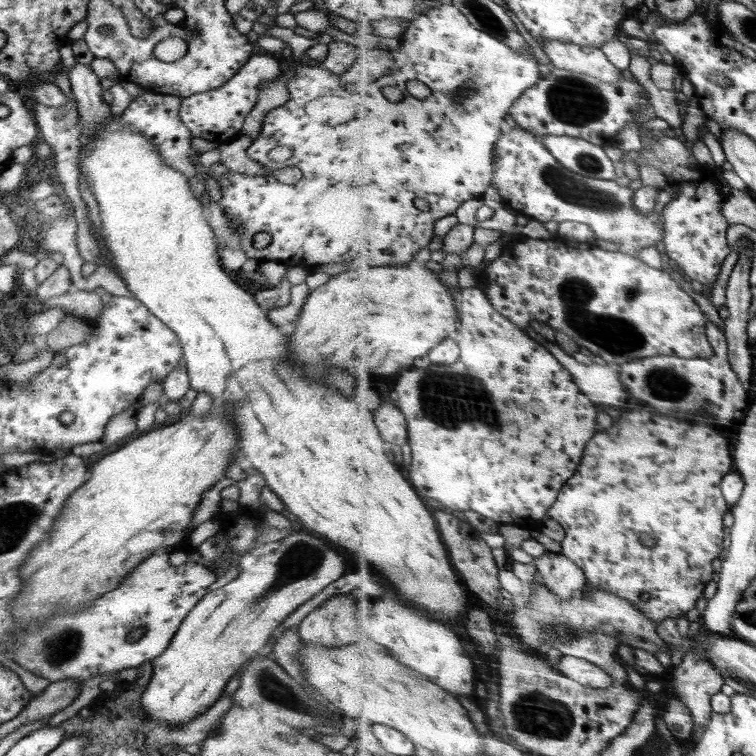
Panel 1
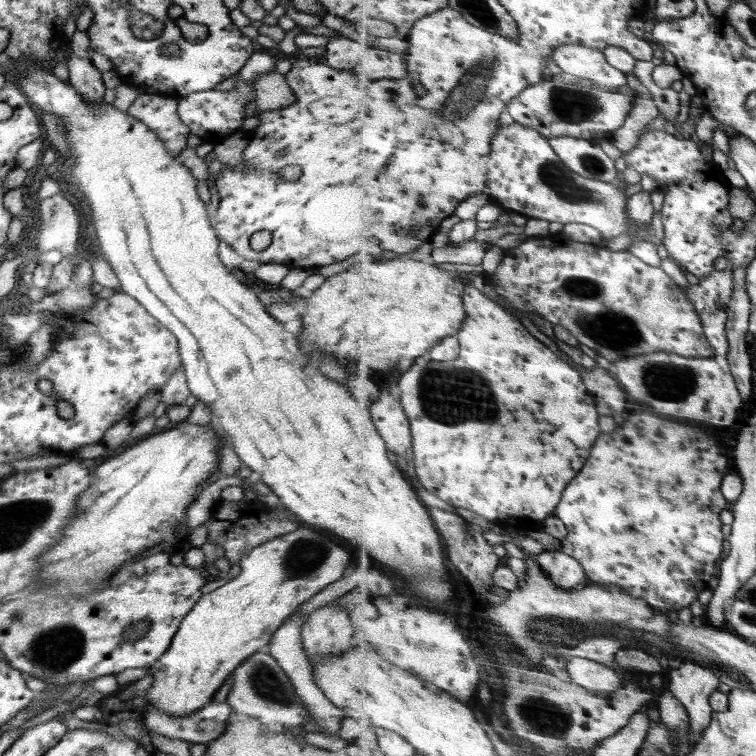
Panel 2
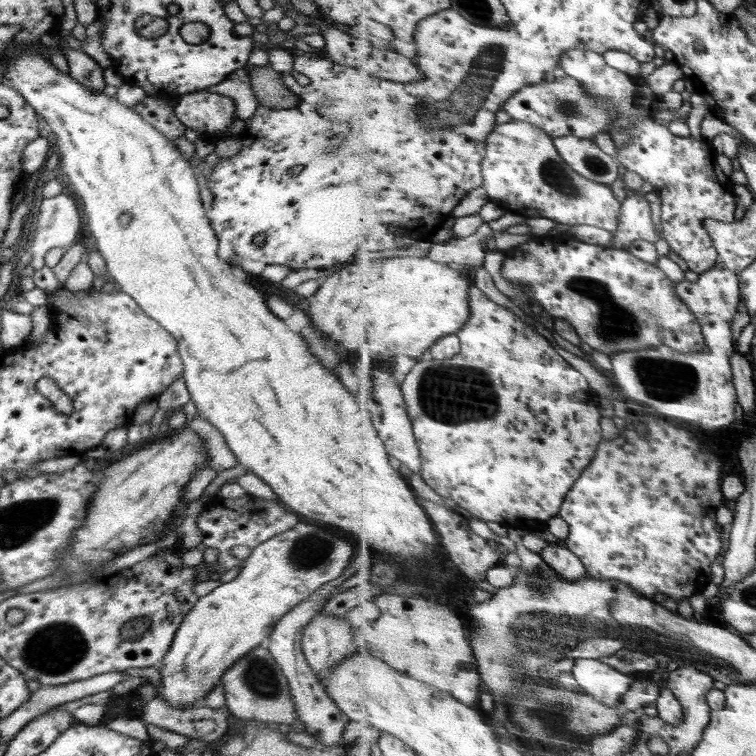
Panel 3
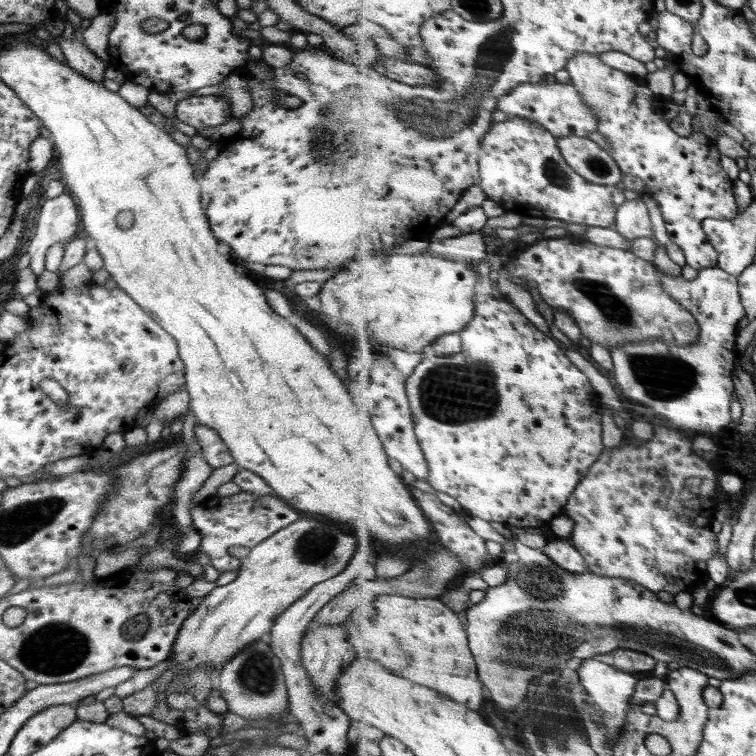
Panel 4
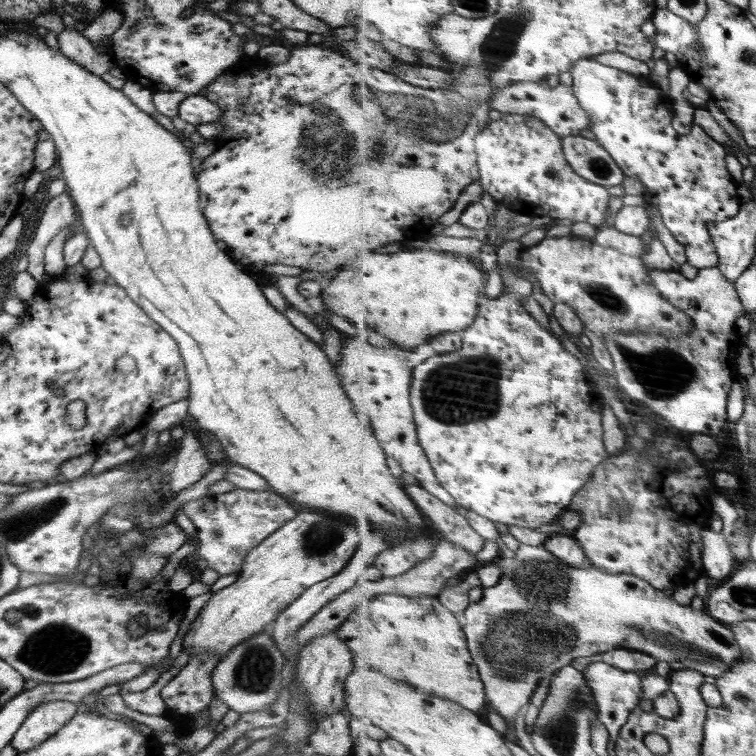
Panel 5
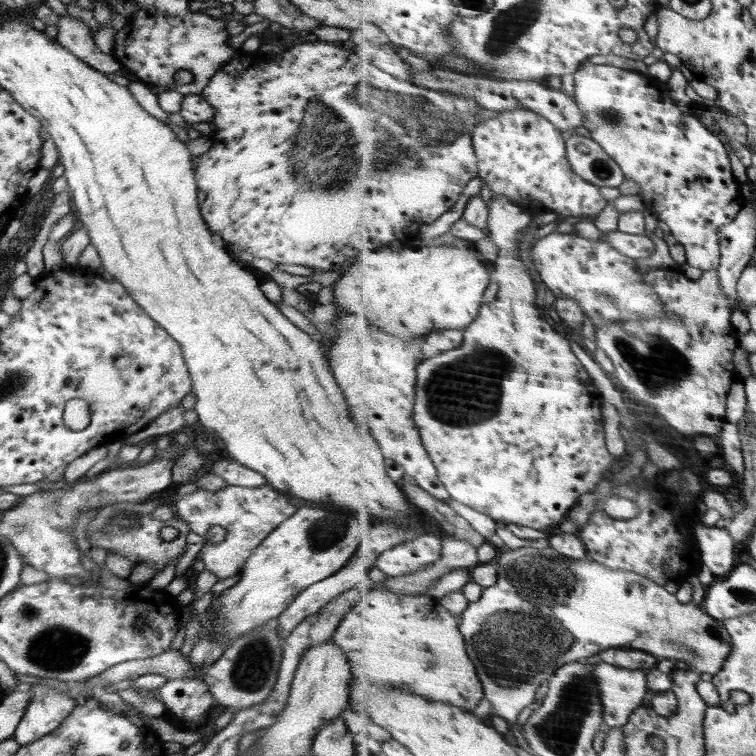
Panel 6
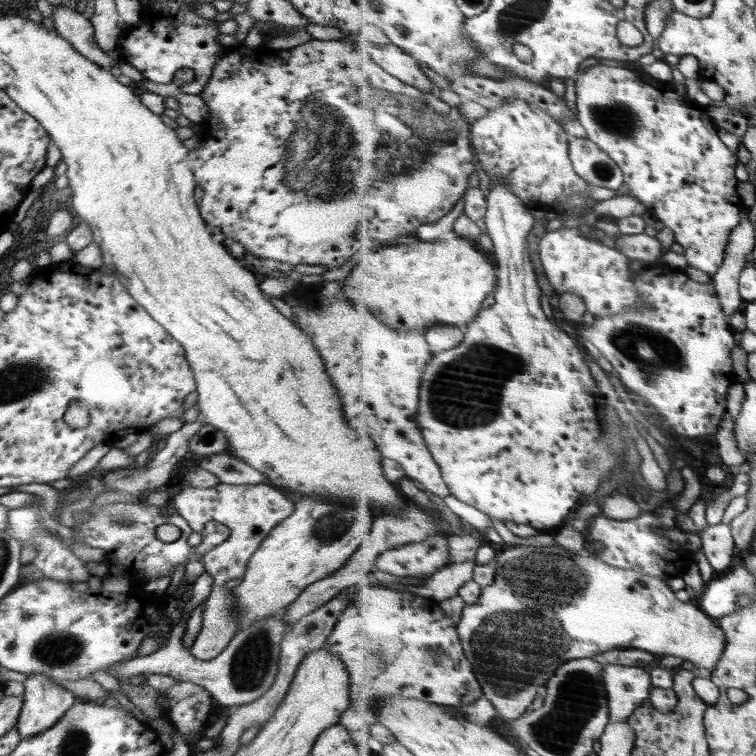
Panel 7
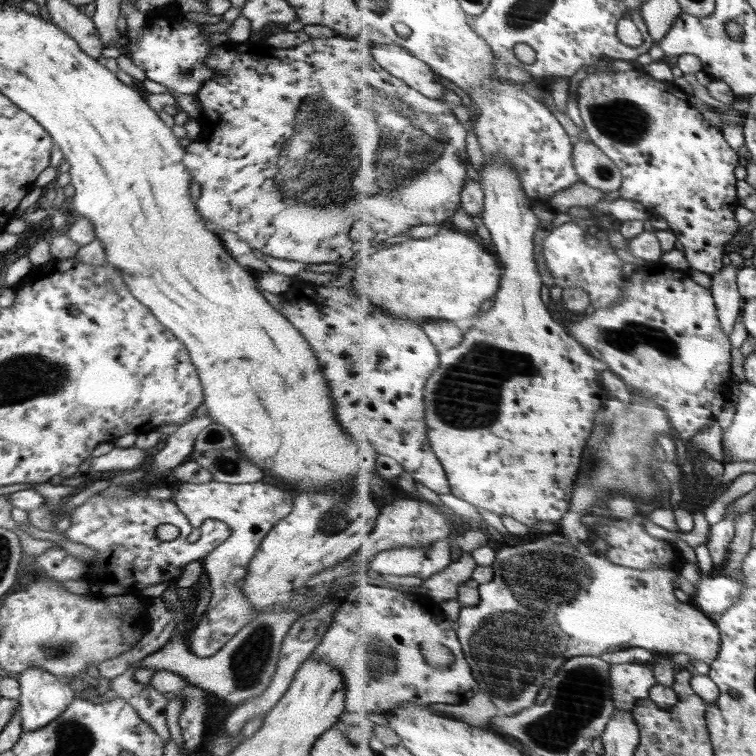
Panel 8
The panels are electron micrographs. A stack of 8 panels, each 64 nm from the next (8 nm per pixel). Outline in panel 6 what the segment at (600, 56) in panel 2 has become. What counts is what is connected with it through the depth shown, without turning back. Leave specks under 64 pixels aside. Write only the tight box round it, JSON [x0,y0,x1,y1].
[575,61,745,271]

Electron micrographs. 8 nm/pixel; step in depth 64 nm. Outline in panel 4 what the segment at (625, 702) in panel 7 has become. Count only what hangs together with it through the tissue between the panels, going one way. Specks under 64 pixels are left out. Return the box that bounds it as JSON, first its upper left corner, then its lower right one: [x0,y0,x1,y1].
[577,659,640,740]

